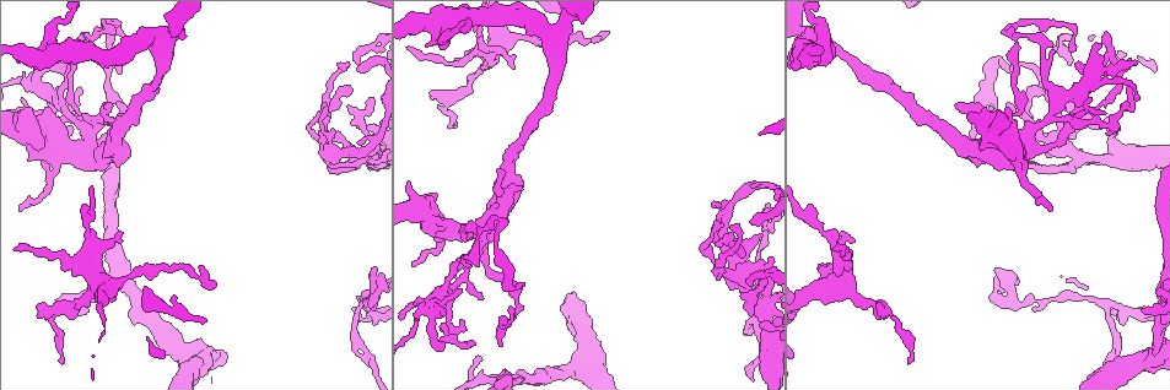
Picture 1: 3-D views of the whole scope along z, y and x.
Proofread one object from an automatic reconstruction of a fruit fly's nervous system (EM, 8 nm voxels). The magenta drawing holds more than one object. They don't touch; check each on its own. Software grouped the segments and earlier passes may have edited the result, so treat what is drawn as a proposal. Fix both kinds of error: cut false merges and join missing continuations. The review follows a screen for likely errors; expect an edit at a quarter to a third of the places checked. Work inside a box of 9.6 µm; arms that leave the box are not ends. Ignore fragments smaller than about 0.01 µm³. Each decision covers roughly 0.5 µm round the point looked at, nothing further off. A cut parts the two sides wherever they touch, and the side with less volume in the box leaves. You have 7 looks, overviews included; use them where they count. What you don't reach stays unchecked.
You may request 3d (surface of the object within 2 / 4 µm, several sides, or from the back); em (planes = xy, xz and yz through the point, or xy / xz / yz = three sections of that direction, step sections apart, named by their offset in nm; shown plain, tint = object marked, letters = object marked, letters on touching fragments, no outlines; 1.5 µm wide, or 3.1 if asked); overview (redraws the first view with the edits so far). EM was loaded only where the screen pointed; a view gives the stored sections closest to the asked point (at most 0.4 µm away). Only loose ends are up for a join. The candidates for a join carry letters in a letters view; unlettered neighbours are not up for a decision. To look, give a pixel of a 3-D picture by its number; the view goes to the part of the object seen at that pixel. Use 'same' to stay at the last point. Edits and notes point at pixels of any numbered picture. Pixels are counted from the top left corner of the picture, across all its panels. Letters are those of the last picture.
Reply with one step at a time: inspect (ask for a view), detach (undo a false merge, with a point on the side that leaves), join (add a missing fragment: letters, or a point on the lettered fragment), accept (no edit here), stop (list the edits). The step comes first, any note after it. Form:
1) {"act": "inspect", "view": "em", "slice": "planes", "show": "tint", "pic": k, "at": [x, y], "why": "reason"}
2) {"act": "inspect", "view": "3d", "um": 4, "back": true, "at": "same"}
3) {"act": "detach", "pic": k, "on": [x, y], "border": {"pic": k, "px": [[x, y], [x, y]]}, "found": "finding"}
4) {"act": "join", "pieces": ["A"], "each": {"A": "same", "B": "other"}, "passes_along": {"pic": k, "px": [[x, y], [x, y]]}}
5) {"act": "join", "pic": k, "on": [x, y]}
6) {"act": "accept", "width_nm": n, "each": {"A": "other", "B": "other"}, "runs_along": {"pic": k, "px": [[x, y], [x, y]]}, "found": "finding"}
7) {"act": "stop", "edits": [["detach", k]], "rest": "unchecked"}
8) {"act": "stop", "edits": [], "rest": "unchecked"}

{"act": "inspect", "view": "3d", "um": 2, "pic": 1, "at": [478, 233], "why": "branch stops here"}

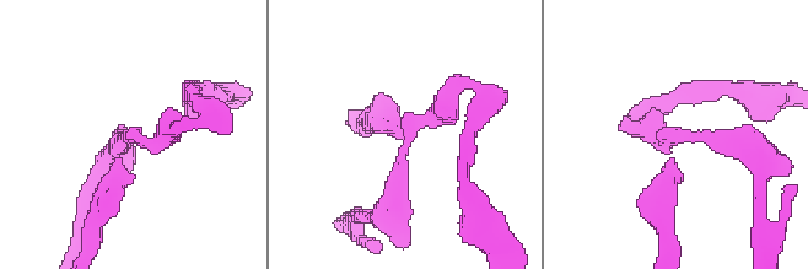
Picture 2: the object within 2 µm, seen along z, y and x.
{"act": "inspect", "view": "em", "slice": "xy", "step": 4, "show": "tint", "pic": 2, "at": [667, 161], "why": "shape alone is not enough"}

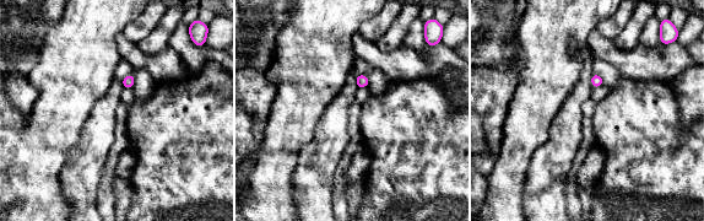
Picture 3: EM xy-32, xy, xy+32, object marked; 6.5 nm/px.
{"act": "inspect", "view": "em", "slice": "planes", "show": "letters", "at": "same", "why": "another direction"}

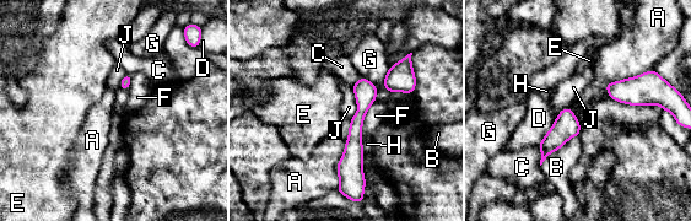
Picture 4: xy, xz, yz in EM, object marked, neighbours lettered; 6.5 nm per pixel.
{"act": "accept", "each": {"A": "other", "B": "other", "C": "other", "D": "other", "E": "other", "F": "other", "G": "other", "H": "other", "J": "other"}, "found": "no lettered fragment goes on from it"}

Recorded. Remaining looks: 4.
{"act": "inspect", "view": "3d", "um": 4, "pic": 1, "at": [526, 136], "why": "narrows sharply"}

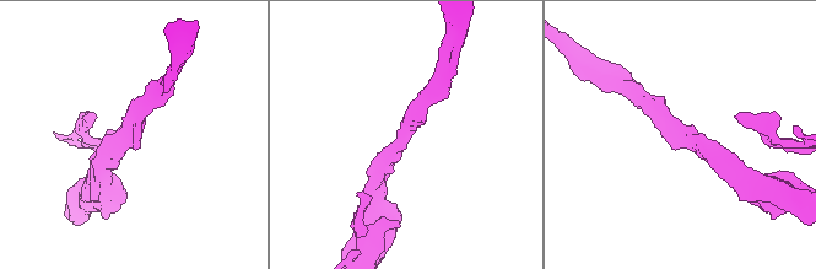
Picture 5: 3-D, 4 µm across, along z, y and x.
{"act": "inspect", "view": "em", "slice": "xz", "step": 8, "show": "tint", "pic": 5, "at": [675, 131]}

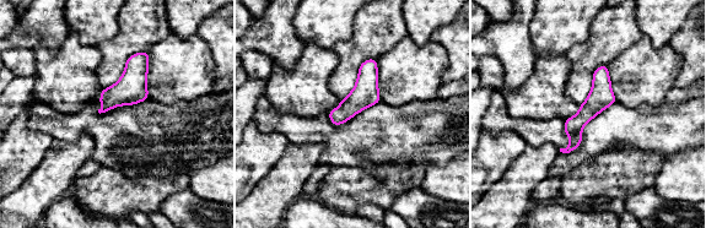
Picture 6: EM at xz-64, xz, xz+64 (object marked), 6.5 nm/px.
{"act": "inspect", "view": "em", "slice": "planes", "show": "letters", "at": "same"}

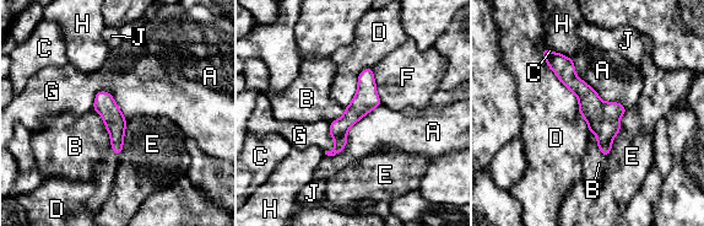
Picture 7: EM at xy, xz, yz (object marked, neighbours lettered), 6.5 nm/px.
{"act": "accept", "width_nm": 140, "each": {"A": "other", "B": "other", "C": "other", "D": "other", "E": "other", "F": "other", "G": "other", "H": "other", "J": "other"}, "found": "continuous, no second cell"}

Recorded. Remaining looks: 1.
{"act": "inspect", "view": "em", "slice": "planes", "show": "letters", "pic": 1, "at": [369, 124], "why": "branch stops here"}

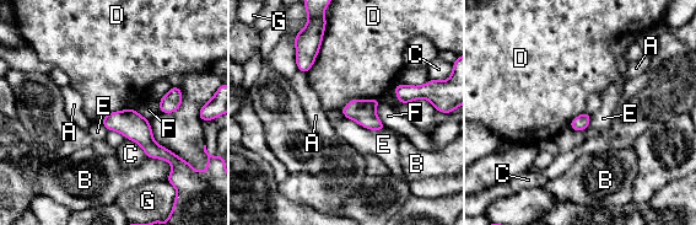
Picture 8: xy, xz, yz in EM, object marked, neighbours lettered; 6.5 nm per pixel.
{"act": "accept", "each": {"A": "other", "B": "other", "C": "other", "D": "other", "E": "other", "F": "other", "G": "other"}, "found": "none of them fits"}

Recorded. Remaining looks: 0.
{"act": "stop", "edits": [], "rest": "unchecked"}

